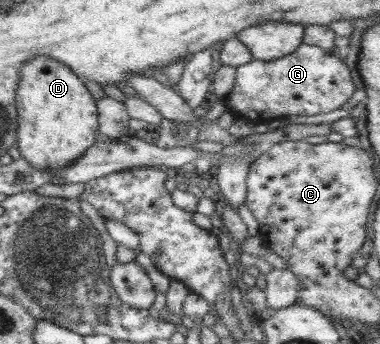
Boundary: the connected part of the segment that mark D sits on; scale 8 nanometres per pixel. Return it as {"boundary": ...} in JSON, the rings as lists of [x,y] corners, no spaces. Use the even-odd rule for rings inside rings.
{"boundary":[[[40,56],[31,58],[20,72],[20,86],[16,90],[18,110],[18,148],[22,156],[38,170],[64,167],[81,157],[95,142],[98,134],[98,107],[86,89],[84,81],[76,76],[67,64]]]}

